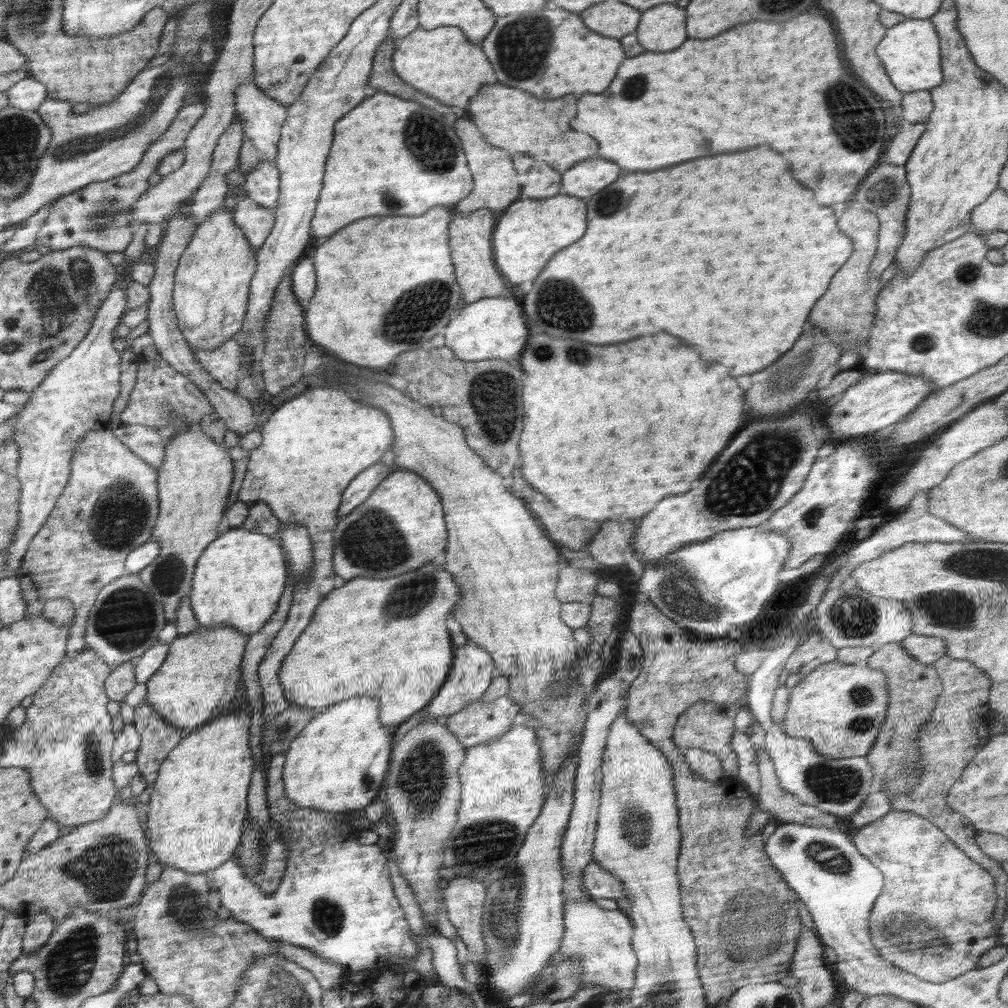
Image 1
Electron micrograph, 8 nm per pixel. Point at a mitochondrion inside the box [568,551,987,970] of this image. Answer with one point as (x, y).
(901, 925)

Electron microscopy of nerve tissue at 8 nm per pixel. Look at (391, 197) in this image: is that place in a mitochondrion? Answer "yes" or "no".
yes

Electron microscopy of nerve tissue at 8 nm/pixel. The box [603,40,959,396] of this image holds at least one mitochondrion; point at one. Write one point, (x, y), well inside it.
(855, 124)

